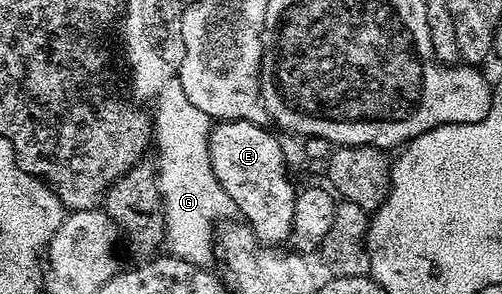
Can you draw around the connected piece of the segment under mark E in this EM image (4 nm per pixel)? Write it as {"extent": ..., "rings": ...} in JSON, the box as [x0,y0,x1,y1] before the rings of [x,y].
{"extent":[208,118,297,244],"rings":[[[239,118],[233,122],[217,121],[208,133],[208,152],[210,164],[214,168],[214,176],[218,176],[218,184],[230,196],[233,207],[240,210],[239,217],[253,232],[269,244],[284,244],[291,239],[292,225],[294,224],[294,200],[296,199],[297,187],[292,186],[288,179],[288,162],[284,159],[284,150],[280,142],[270,131],[259,122],[247,122]]]}

